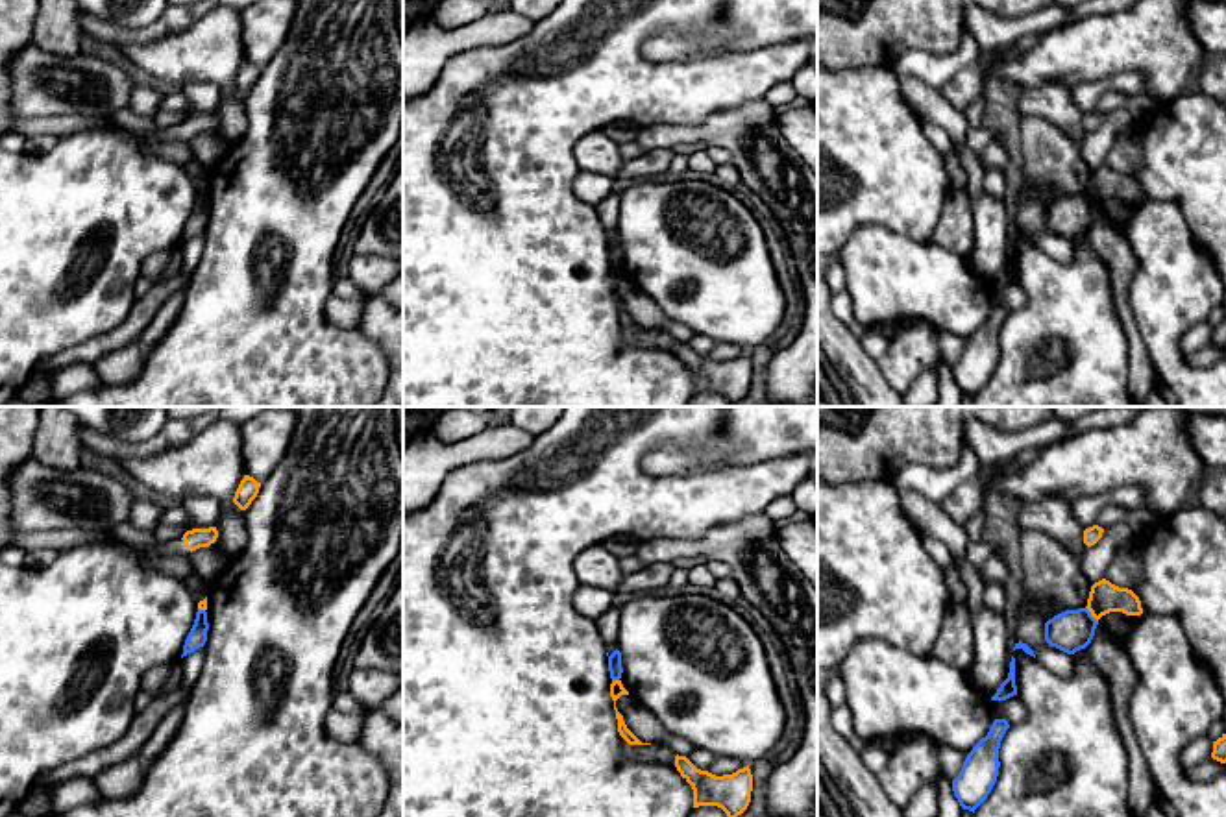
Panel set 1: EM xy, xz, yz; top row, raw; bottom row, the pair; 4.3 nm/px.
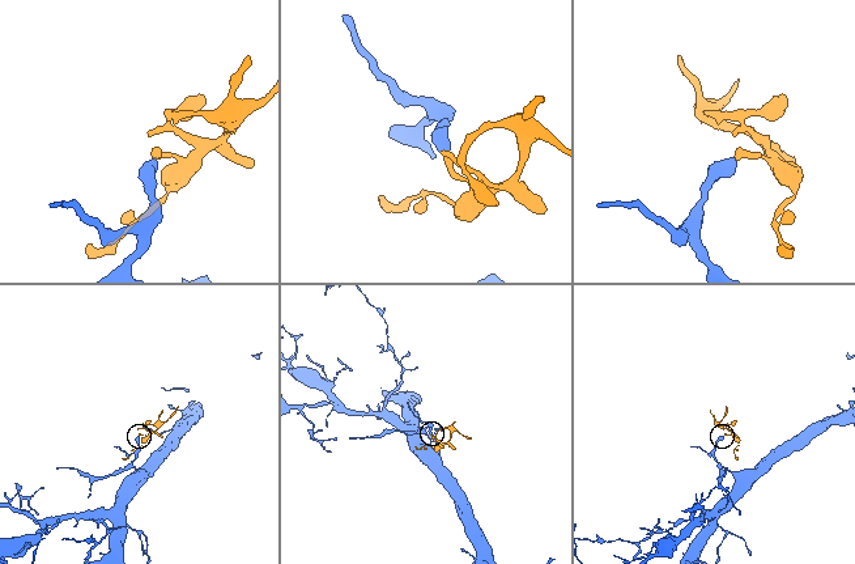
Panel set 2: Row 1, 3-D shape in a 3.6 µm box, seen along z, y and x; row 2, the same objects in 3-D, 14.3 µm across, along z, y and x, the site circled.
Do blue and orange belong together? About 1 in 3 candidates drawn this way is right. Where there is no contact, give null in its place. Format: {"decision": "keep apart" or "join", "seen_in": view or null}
{"decision": "keep apart", "seen_in": "yz"}

